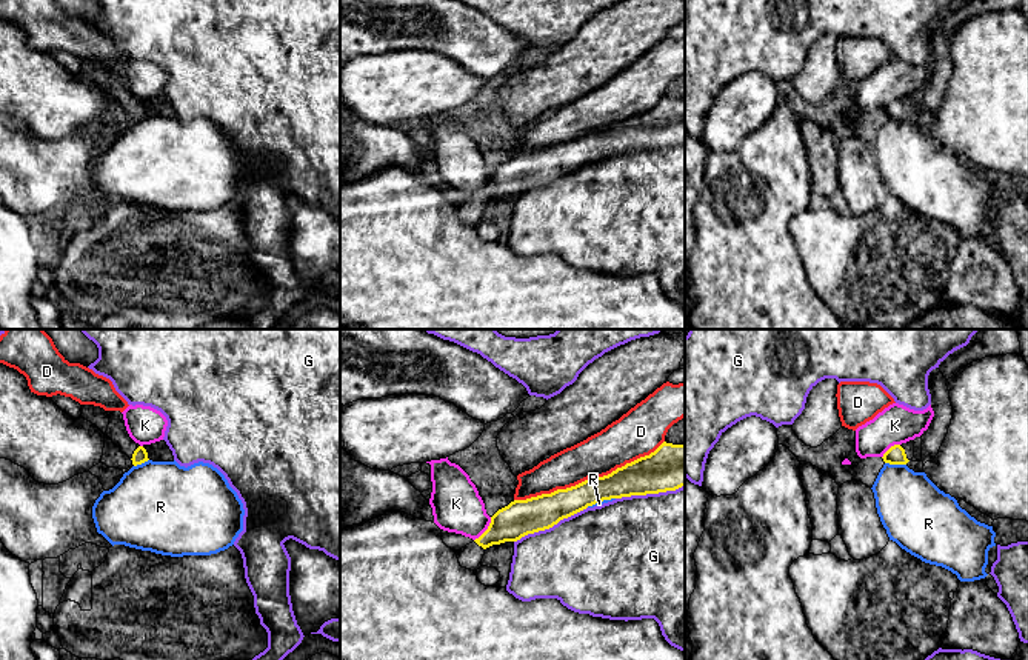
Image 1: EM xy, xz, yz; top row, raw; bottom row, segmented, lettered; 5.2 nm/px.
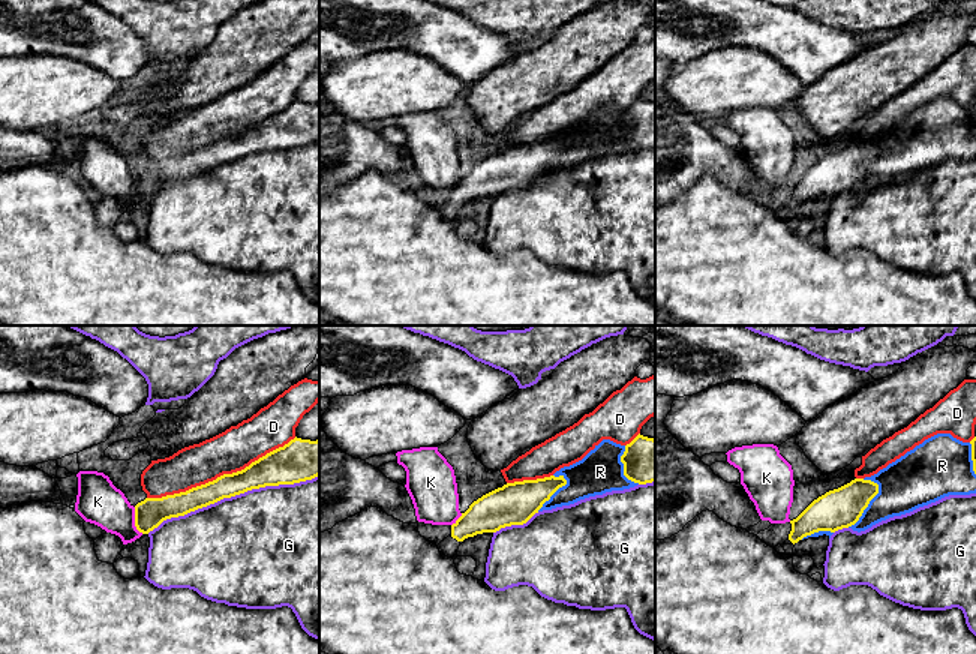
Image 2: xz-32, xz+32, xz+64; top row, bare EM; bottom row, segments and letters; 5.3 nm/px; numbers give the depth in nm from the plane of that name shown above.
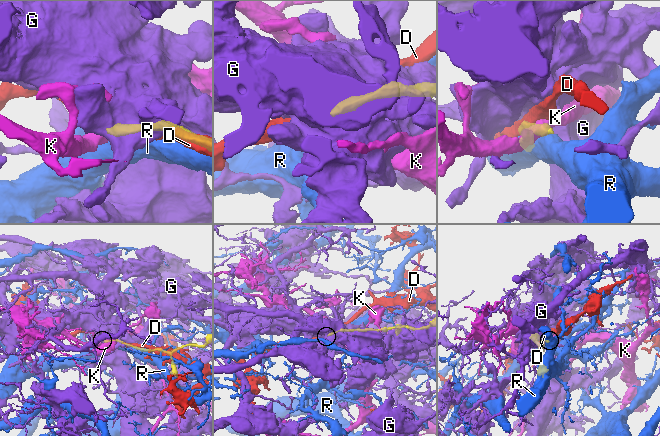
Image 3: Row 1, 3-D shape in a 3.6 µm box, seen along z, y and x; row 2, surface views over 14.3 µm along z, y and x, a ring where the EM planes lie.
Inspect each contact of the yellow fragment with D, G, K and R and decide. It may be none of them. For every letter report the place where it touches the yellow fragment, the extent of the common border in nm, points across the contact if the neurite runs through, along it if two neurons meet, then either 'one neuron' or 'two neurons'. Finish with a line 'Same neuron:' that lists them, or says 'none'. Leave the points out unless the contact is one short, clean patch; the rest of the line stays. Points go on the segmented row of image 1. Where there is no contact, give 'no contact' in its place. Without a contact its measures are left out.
D: meets yellow in xz at (588, 479); contact 850 nm long; two neurons
G: meets yellow in xz at (550, 526); contact 420 nm long; two neurons
K: meets yellow in xz at (487, 530); contact 160 nm long; border along xz (491, 517), (491, 522), (474, 540); two neurons
R: meets yellow in yz at (896, 463); contact 110 nm long; two neurons
Same neuron: none

